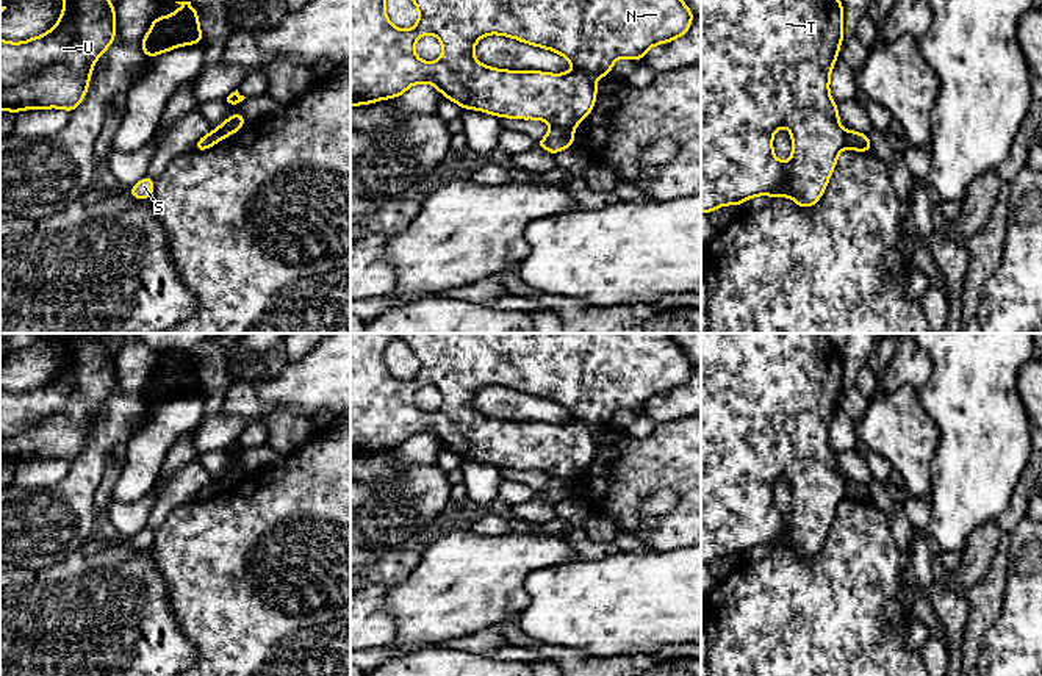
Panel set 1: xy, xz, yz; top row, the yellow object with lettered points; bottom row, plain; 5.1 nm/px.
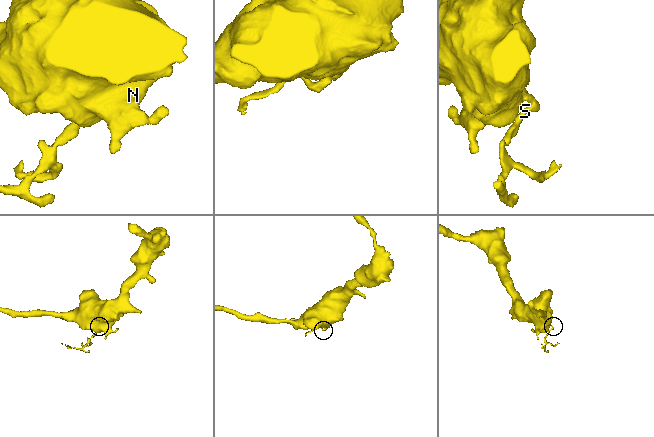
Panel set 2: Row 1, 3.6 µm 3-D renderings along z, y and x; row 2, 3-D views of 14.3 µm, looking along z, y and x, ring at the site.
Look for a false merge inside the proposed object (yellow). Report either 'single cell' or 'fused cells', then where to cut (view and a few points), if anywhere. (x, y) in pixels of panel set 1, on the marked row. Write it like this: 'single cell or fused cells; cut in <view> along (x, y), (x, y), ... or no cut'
fused cells; cut in xz along (553, 125), (571, 130)

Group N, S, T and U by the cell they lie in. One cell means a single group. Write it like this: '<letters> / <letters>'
N T U / S

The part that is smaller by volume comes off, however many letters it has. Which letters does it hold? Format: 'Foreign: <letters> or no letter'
Foreign: S

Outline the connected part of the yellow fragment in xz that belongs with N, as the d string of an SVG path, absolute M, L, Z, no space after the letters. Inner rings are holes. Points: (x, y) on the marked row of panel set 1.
M350 0L350 106L402 97L413 84L432 83L441 95L462 110L477 110L499 119L538 119L552 127L574 130L595 106L598 77L609 77L618 58L640 61L651 47L682 38L695 17L684 0L413 0L413 3L419 11L416 25L399 30L386 17L385 0ZM424 34L435 34L440 39L443 53L438 61L427 63L416 56L415 42ZM488 34L502 34L552 50L565 56L573 70L549 74L488 67L472 55L477 41Z

